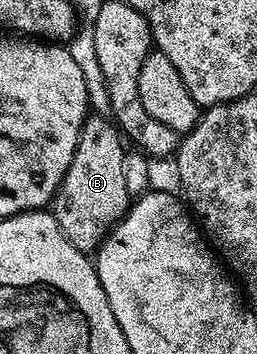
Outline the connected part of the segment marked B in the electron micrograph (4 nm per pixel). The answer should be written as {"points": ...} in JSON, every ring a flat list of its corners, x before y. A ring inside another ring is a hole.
{"points":[[87,117,72,164,68,164,68,172,64,172,64,180,54,193,53,216,66,239,80,251,97,251,103,238,126,217,132,205,132,196,128,188,124,188,124,156,128,150,122,147,122,142,123,135,109,117]]}

